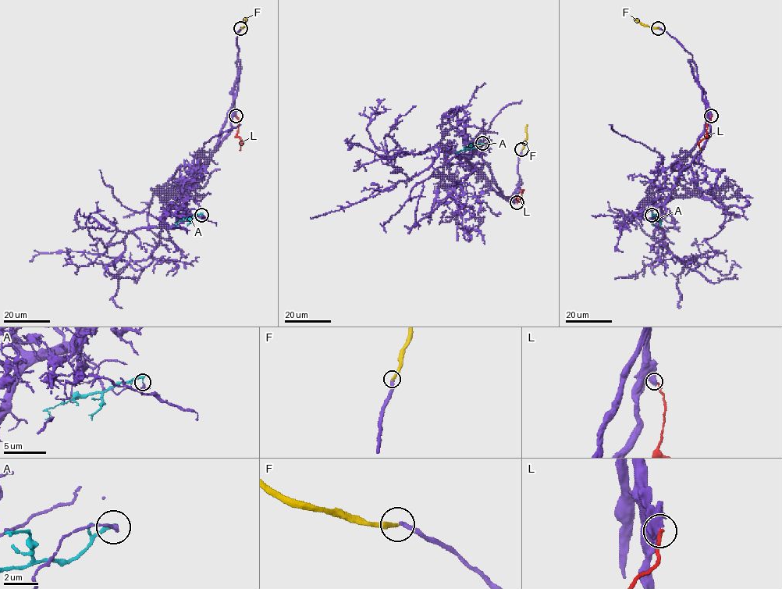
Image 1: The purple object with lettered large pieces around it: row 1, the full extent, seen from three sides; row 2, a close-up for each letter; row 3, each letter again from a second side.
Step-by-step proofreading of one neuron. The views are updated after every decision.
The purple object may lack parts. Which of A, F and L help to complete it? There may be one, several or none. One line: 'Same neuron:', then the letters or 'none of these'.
Same neuron: F

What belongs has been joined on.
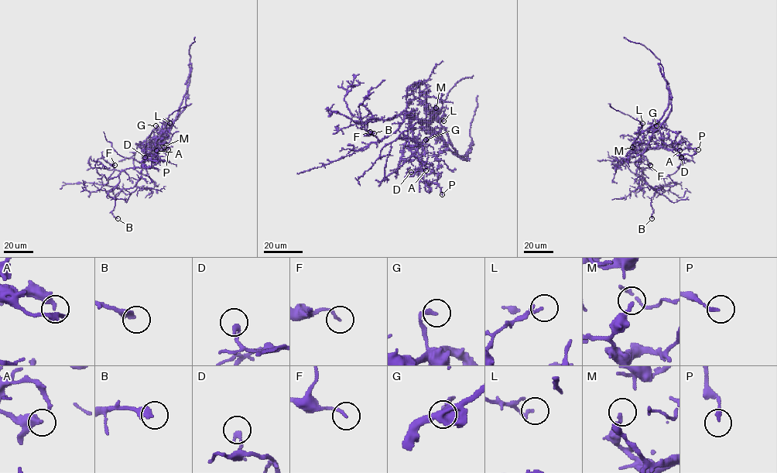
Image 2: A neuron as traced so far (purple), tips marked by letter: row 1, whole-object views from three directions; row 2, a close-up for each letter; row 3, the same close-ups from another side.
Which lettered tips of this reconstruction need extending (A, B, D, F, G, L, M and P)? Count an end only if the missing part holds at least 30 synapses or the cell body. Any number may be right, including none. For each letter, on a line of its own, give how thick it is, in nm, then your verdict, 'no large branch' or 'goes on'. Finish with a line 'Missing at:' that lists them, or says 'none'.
A: 360 nm | no large branch
B: 300 nm | no large branch
D: 240 nm | no large branch
F: 130 nm | no large branch
G: 200 nm | no large branch
L: 140 nm | no large branch
M: 140 nm | no large branch
P: 180 nm | no large branch
Missing at: none

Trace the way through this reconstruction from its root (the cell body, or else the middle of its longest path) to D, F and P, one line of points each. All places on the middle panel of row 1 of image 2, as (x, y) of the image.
D: (431, 128), (419, 119), (412, 122), (412, 139), (420, 156), (422, 169), (411, 172)
F: (431, 128), (423, 121), (409, 114), (397, 114), (387, 120), (364, 116), (356, 126), (370, 131)
P: (431, 128), (419, 119), (412, 122), (412, 139), (422, 162), (420, 179), (436, 183), (442, 194)

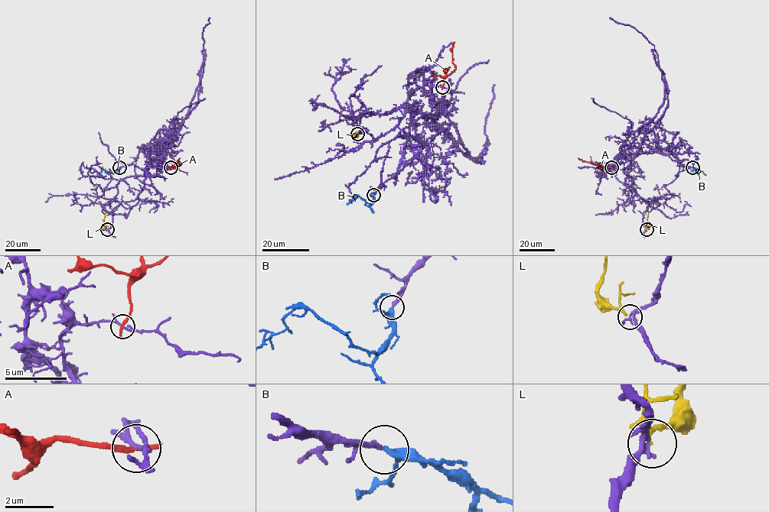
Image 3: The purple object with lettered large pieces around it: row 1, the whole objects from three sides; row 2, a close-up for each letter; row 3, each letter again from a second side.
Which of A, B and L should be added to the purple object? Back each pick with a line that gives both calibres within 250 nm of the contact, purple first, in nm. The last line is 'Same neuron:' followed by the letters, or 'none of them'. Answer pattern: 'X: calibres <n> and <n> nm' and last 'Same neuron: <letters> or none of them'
B: calibres 240 and 280 nm
Same neuron: B

